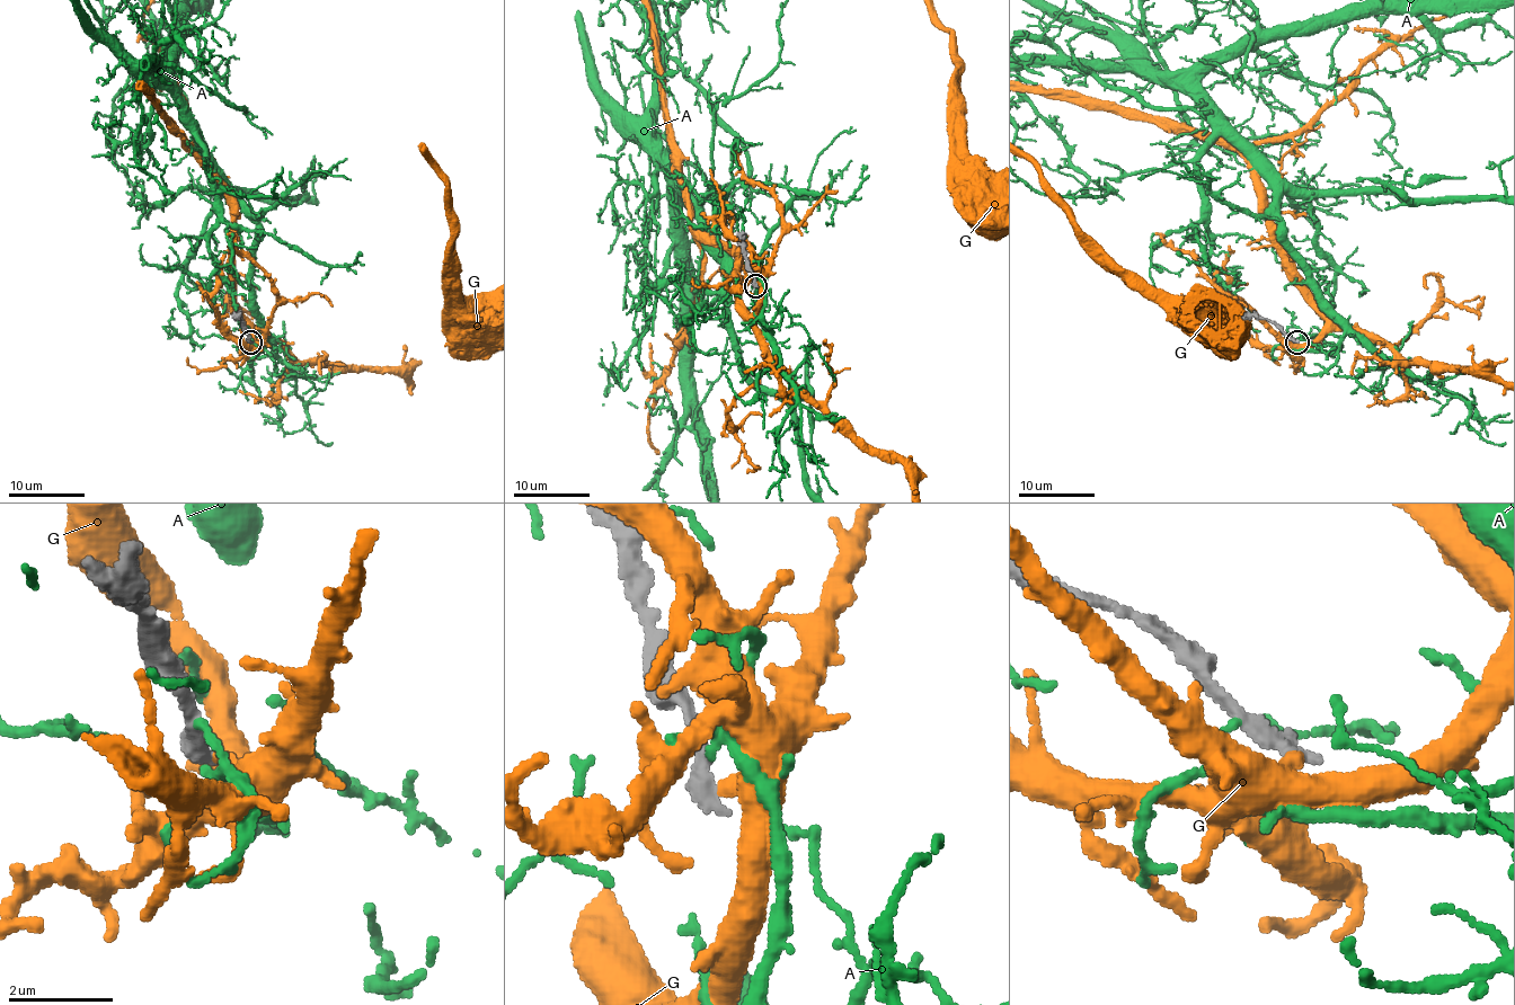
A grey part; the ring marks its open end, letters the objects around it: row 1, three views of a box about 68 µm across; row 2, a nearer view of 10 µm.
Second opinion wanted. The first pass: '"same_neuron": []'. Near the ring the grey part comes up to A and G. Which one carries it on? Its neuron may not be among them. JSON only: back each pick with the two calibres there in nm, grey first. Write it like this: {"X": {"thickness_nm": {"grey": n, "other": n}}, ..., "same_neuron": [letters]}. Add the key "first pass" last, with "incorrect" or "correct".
{"same_neuron": [], "first pass": "correct"}

